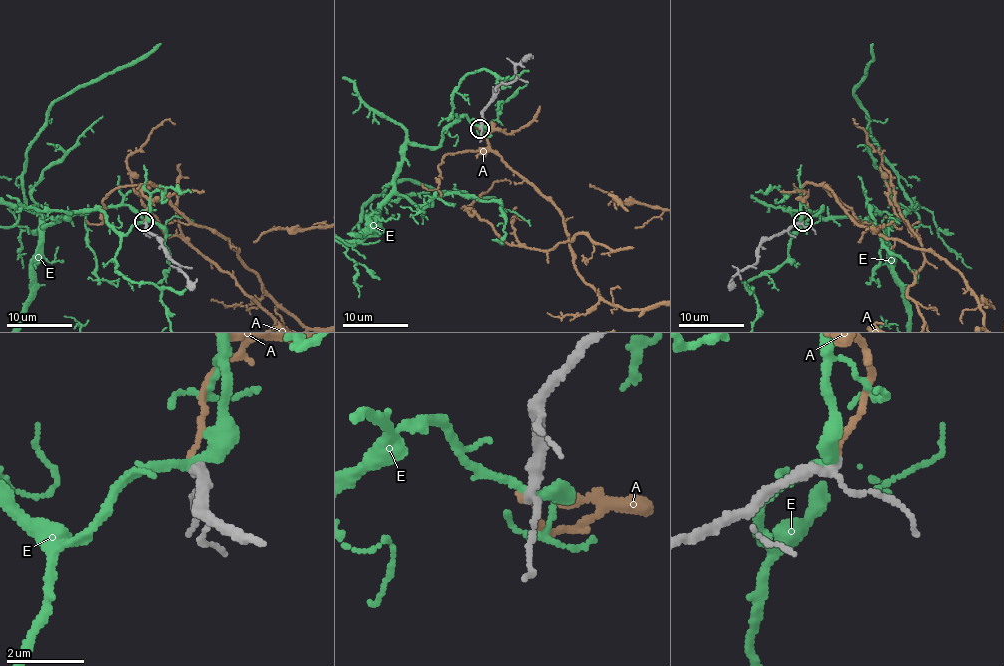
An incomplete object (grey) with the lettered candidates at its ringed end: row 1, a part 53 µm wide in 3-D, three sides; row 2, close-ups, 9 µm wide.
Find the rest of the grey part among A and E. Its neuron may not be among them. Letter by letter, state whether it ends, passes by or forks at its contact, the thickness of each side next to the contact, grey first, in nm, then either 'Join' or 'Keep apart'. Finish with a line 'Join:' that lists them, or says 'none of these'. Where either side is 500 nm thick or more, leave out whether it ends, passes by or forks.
A: It ends there. Thickness 220 nm (grey) against 140 nm. Keep apart
E: It passes by. Thickness 240 nm (grey) against 280 nm. Keep apart
Join: none of these

